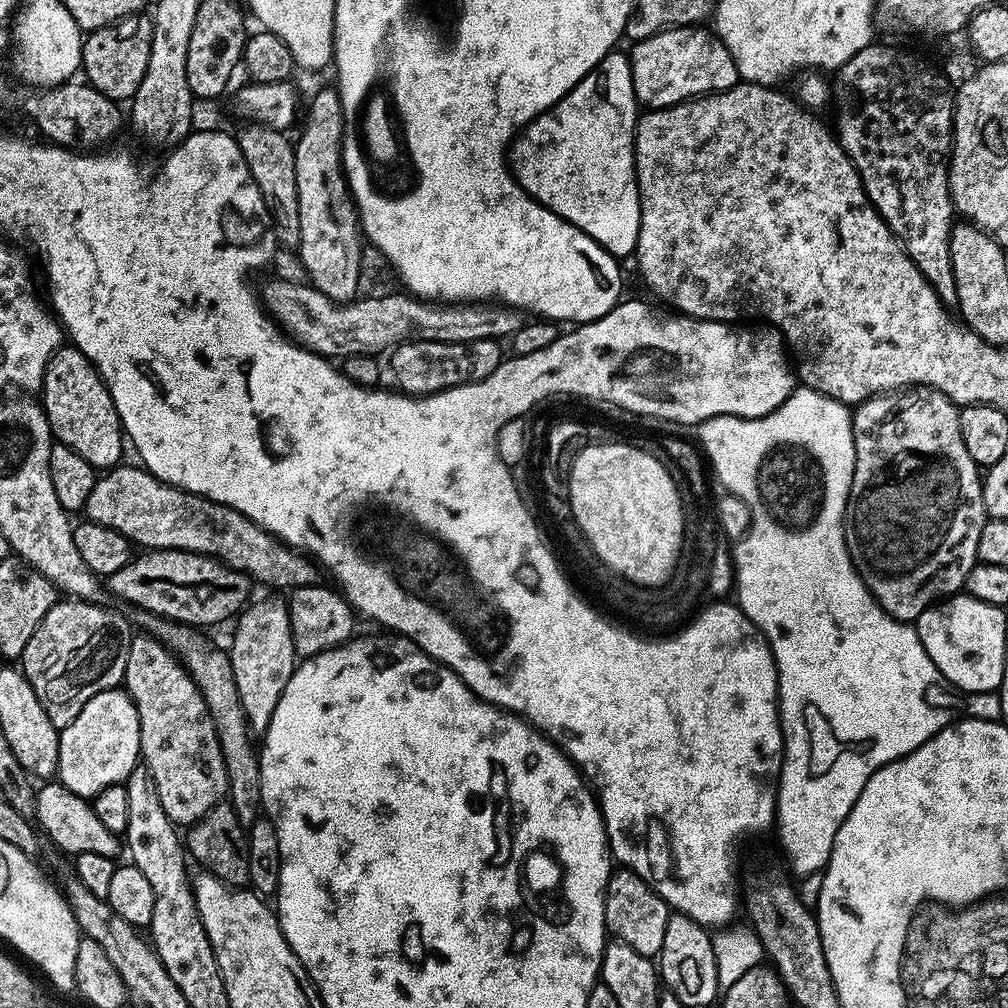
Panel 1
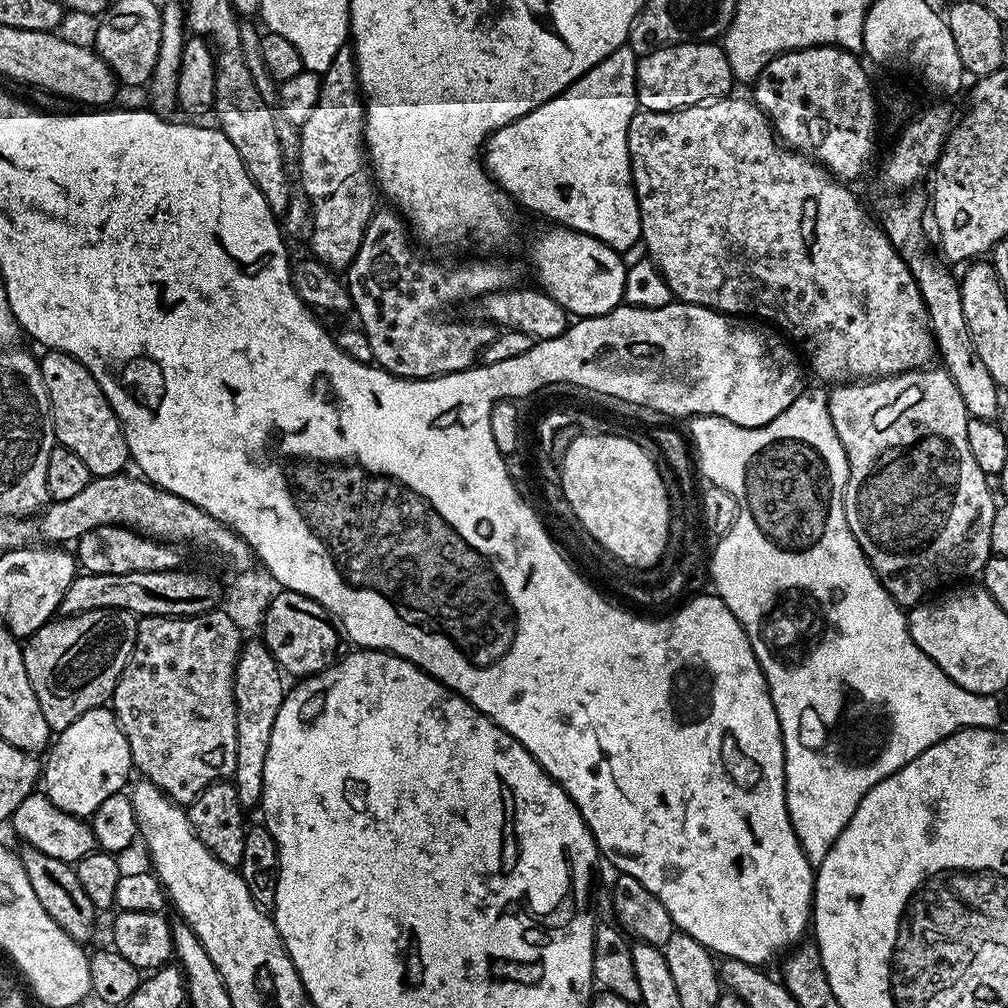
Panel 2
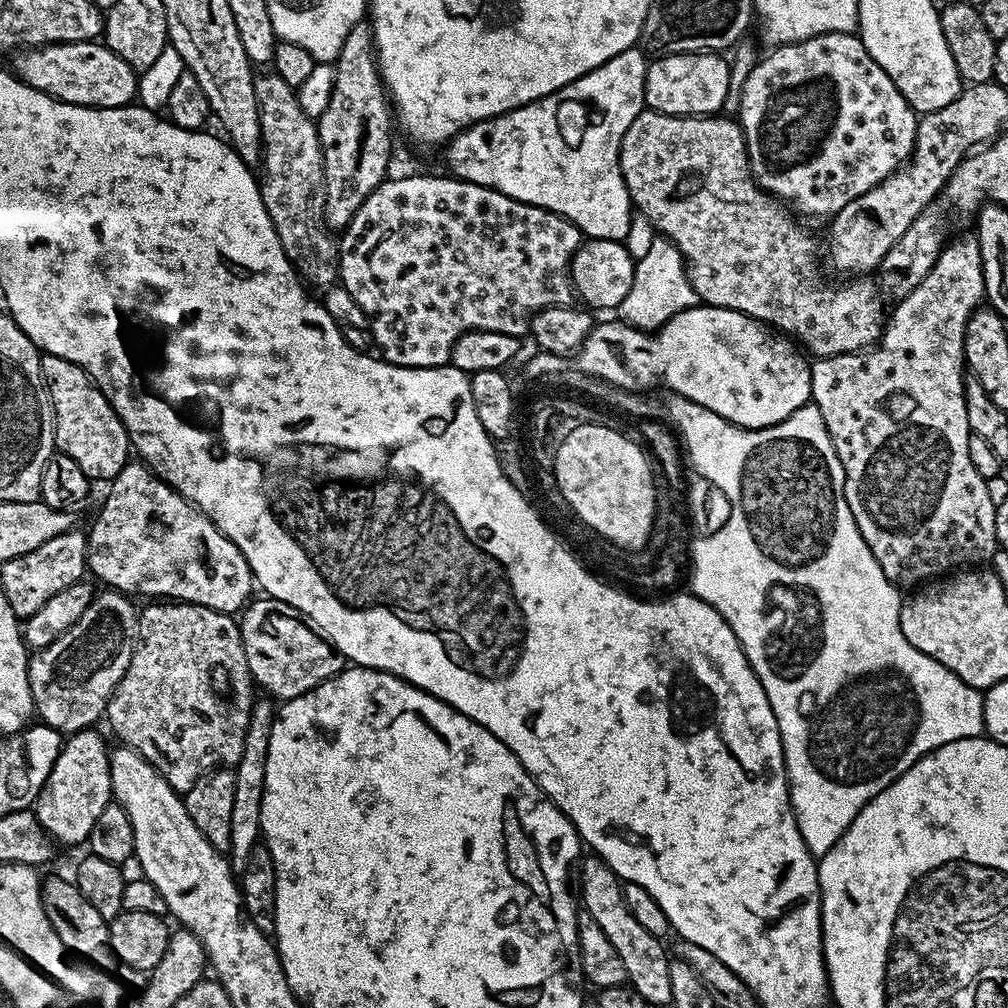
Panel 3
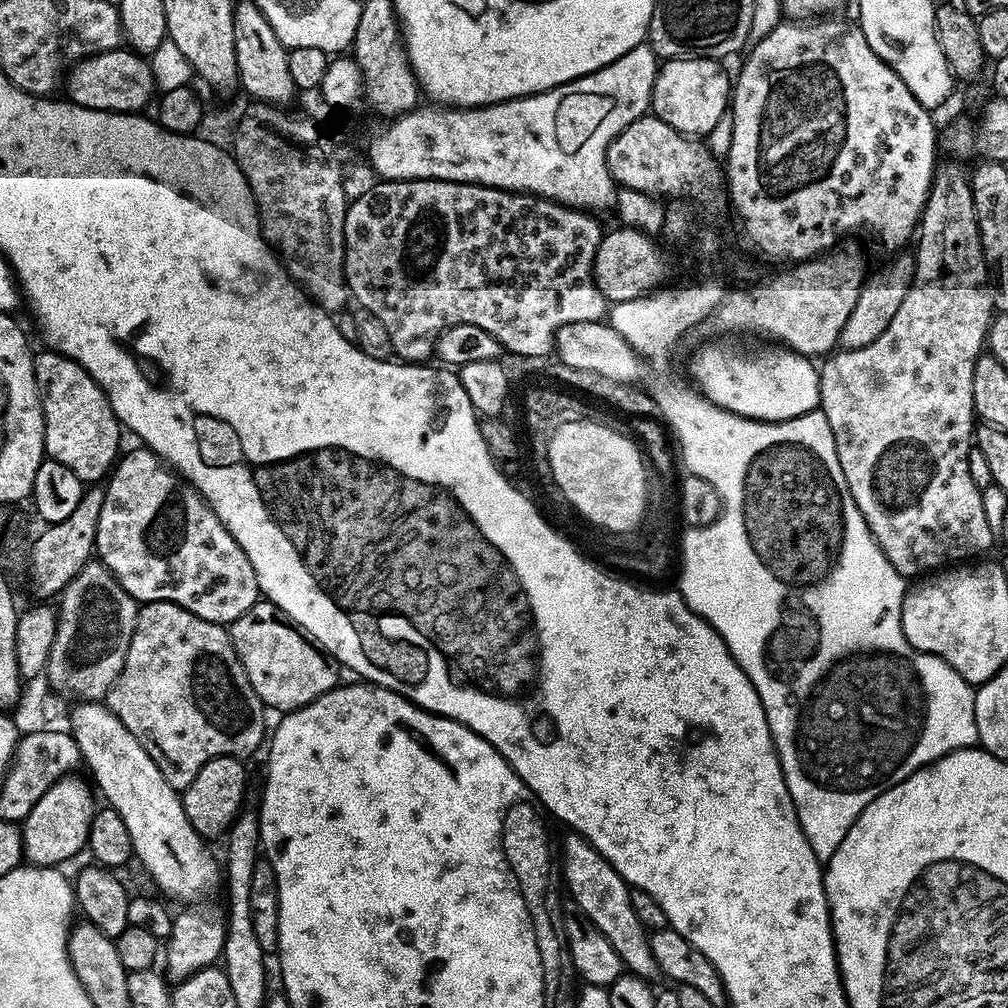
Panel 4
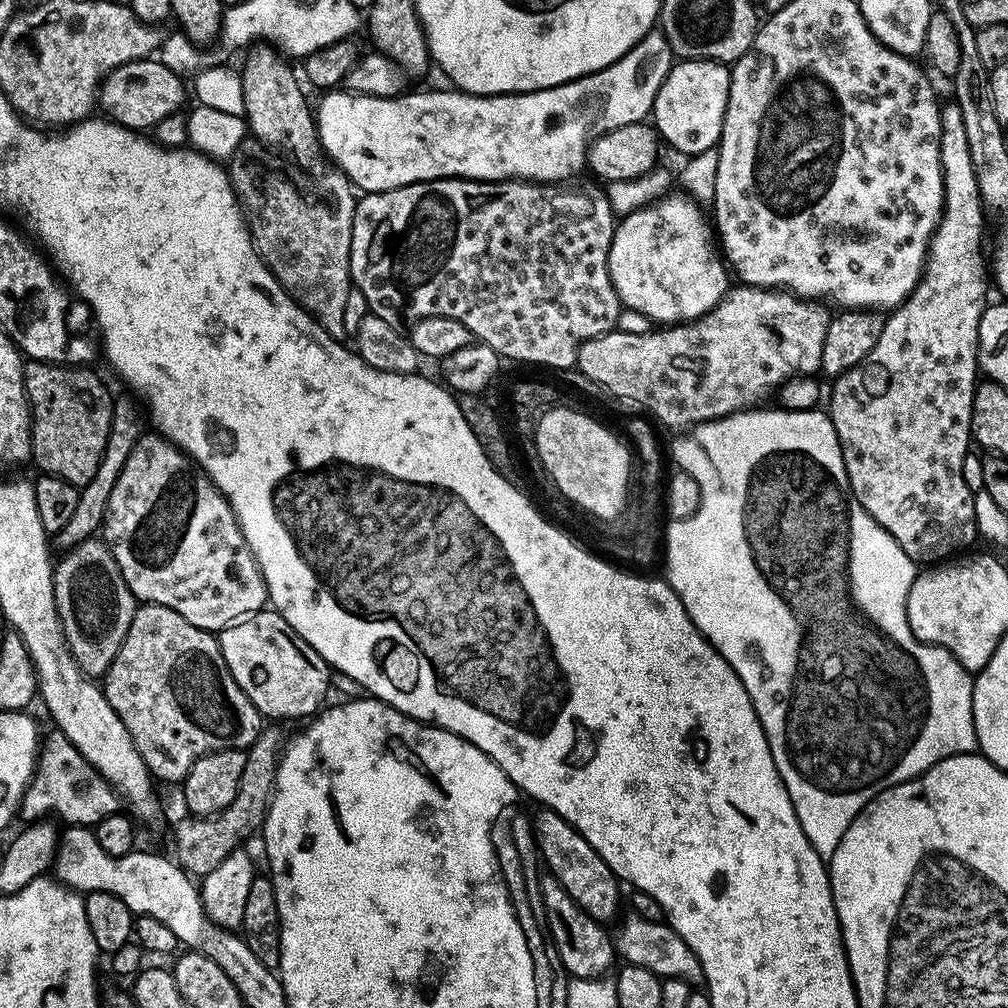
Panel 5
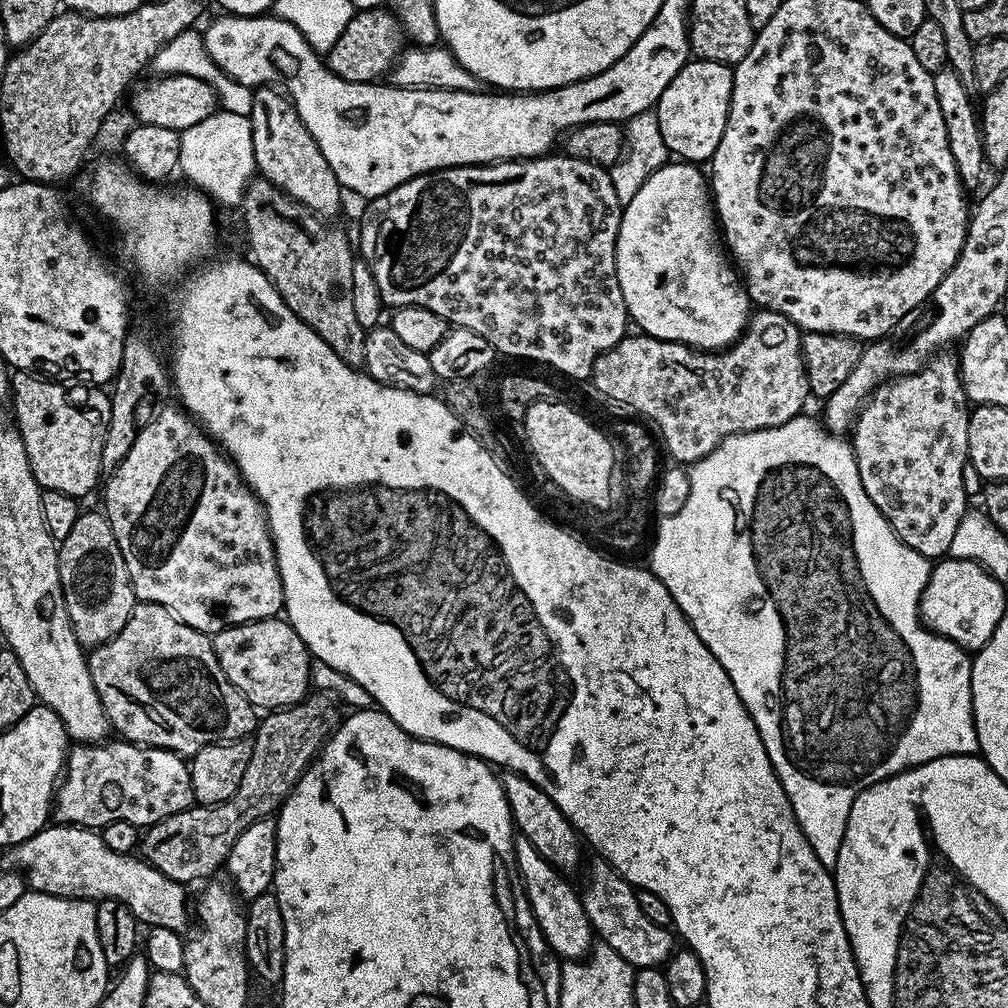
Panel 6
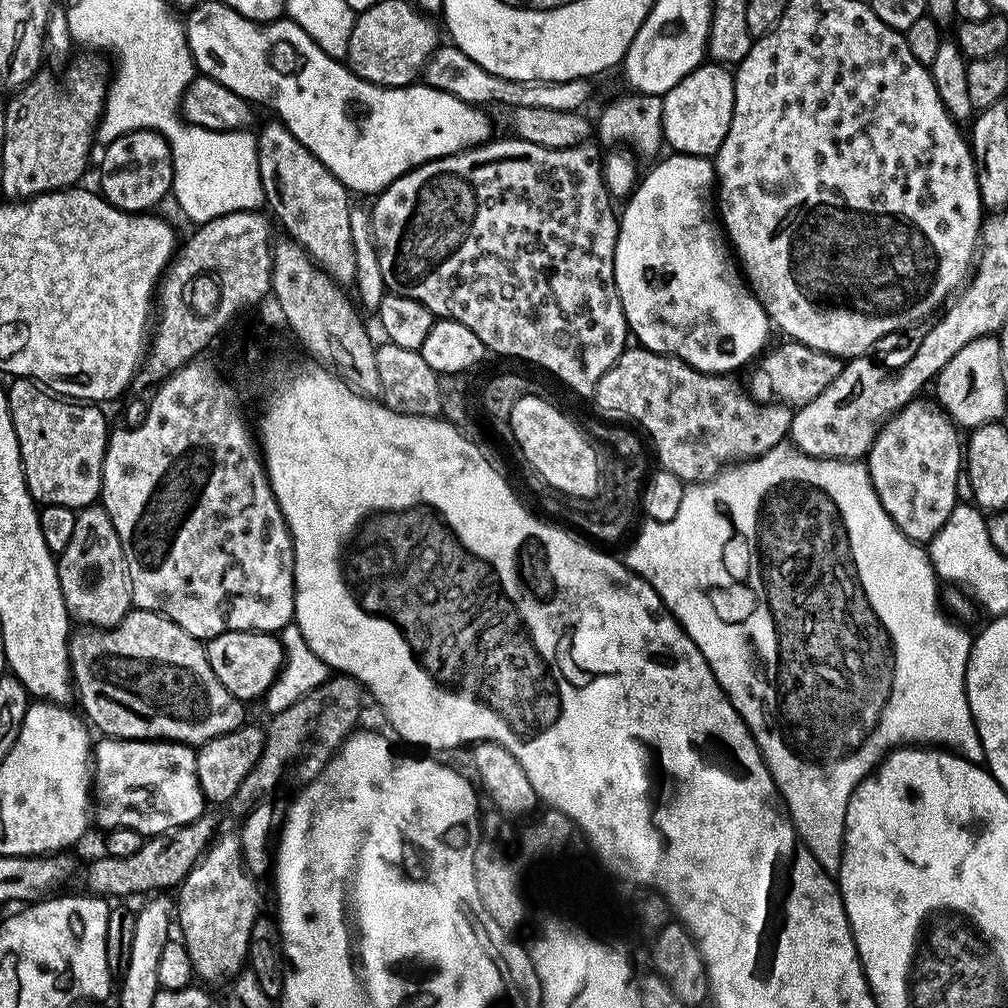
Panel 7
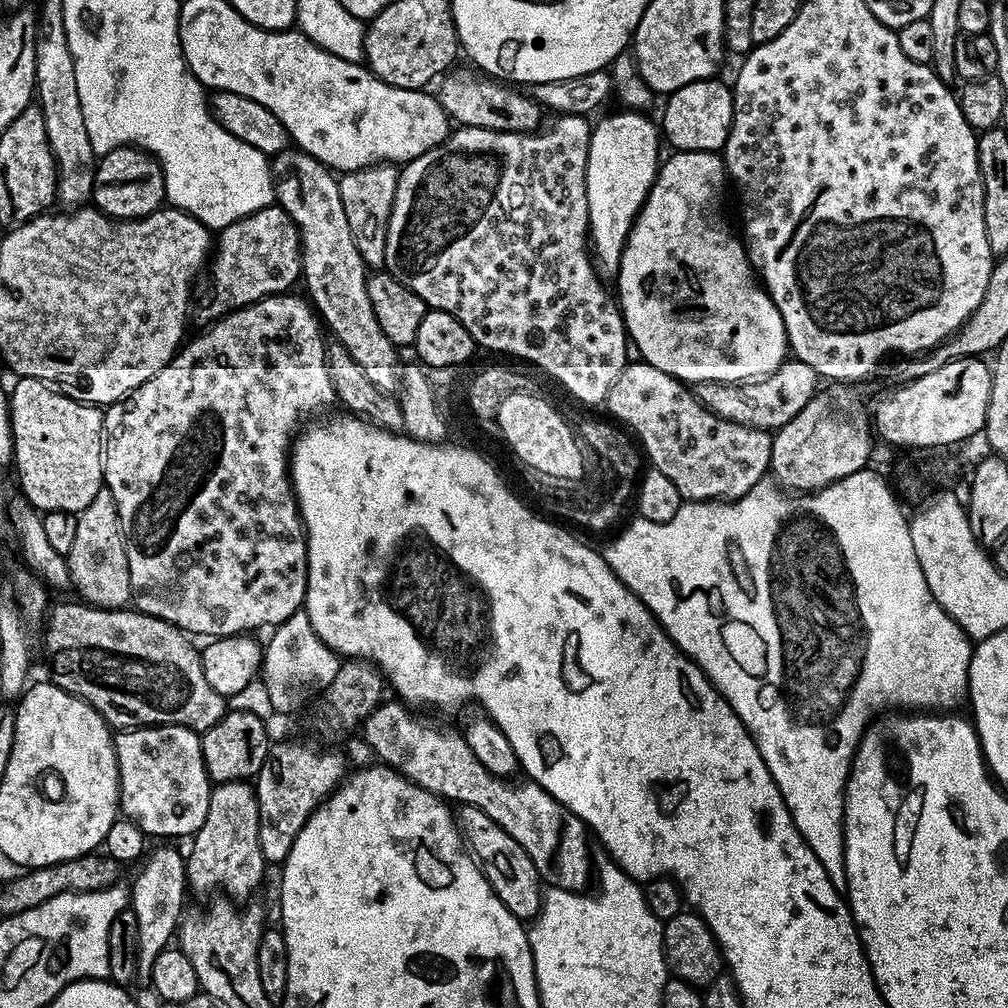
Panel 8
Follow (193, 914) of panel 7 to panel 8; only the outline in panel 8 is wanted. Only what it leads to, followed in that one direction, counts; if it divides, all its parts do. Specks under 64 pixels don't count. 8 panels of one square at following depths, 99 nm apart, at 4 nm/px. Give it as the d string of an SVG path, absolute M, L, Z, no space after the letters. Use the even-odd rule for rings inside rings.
M235 780L217 784L210 794L210 810L206 822L191 837L192 849L186 852L186 884L208 892L211 888L225 888L233 897L248 896L264 880L266 861L258 842L258 802L256 789L249 781Z

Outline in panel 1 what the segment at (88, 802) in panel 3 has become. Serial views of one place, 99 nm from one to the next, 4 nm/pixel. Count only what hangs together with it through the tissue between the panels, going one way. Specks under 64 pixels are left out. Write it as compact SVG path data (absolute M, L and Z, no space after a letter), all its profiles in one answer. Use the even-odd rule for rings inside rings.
M123 687L94 694L94 698L78 710L78 718L60 729L56 776L59 783L74 794L91 798L106 790L106 786L124 784L140 763L138 710Z

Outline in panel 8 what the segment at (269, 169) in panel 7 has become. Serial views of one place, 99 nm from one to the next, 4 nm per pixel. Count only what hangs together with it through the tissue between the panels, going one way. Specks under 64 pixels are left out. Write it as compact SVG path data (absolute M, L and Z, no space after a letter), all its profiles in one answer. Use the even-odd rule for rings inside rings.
M289 146L271 157L275 203L290 214L300 231L300 266L302 284L308 287L307 299L316 309L331 339L348 351L362 368L362 374L374 382L379 392L395 393L400 386L401 361L396 361L397 345L382 334L368 293L369 269L354 244L339 197L339 179L333 169L310 154ZM333 176L333 177L332 177ZM329 328L329 329L328 329Z

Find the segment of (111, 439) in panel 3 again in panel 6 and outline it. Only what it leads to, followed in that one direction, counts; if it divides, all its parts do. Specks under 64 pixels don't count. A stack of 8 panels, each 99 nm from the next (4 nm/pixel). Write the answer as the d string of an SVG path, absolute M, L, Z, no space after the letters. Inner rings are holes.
M16 370L11 373L10 401L12 400L12 408L16 411L14 427L26 446L26 458L30 462L30 470L43 491L58 490L62 494L83 498L87 492L95 490L96 483L98 488L102 480L100 467L102 438L106 438L106 426L110 422L108 398L109 393L100 386L78 383L65 386L59 379L45 378L28 370Z

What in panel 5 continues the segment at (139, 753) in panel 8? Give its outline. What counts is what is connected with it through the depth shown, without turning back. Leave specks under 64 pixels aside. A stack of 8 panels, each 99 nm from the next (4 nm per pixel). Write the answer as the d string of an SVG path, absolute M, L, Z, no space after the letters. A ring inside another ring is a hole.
M52 730L52 733L50 733L49 736L47 733L47 735L43 737L36 762L36 770L32 773L32 780L30 783L28 783L28 789L24 792L22 816L25 816L25 821L35 822L37 820L42 820L51 816L61 816L61 818L65 820L63 823L68 826L94 826L98 822L102 822L102 818L106 818L110 814L121 811L121 808L122 801L120 797L117 796L116 789L113 788L112 785L108 783L108 779L106 779L106 777L104 777L101 772L97 770L95 766L90 763L90 761L88 761L85 756L83 756L82 753L80 753L79 750L77 750L77 748L74 746L74 742L70 742L70 738L66 738L66 734L62 734L59 730Z

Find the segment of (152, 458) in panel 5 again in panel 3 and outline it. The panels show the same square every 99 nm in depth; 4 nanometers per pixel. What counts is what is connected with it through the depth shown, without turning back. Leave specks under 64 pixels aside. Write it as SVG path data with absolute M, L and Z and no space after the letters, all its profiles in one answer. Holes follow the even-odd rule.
M143 467L134 468L125 468L121 475L111 481L109 488L112 489L109 490L92 529L87 529L87 571L91 575L93 572L104 586L117 592L137 592L140 596L152 596L148 598L167 598L172 602L201 604L219 612L239 613L249 603L253 595L252 588L254 589L254 577L242 550L238 550L238 546L223 536L208 516L173 490L155 472L145 471Z

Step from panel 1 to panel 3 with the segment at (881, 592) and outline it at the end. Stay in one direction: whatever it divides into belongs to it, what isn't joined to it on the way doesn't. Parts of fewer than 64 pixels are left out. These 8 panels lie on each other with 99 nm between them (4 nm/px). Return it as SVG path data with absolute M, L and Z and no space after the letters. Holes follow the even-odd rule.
M968 234L961 240L945 243L944 249L940 251L940 256L934 262L934 266L930 270L930 274L926 274L926 278L922 278L922 282L918 282L918 286L914 290L910 290L910 294L905 296L903 300L895 305L896 308L891 309L890 319L885 323L882 329L882 335L878 343L862 352L847 352L846 354L838 354L837 356L821 356L811 361L812 366L812 398L811 403L816 405L816 409L822 414L822 422L826 422L826 430L832 439L834 450L838 454L838 462L842 462L842 470L844 471L844 493L846 494L846 502L850 506L850 514L854 514L854 522L858 526L858 530L862 534L862 538L866 542L866 546L870 546L870 554L874 554L874 558L878 562L878 566L882 566L882 574L886 574L886 578L892 584L899 586L904 590L912 590L921 582L931 581L933 578L943 577L945 574L951 573L953 570L963 569L965 566L976 566L981 562L987 561L992 553L997 551L996 543L996 506L997 501L992 500L992 492L989 481L982 478L982 474L978 474L978 470L974 470L974 462L970 462L970 450L968 449L968 419L966 418L966 402L964 401L964 381L966 379L966 361L964 358L964 335L966 334L966 326L970 322L970 318L976 313L976 309L981 307L982 301L985 299L984 294L984 275L982 274L982 258L980 257L980 247L976 241L975 235Z

